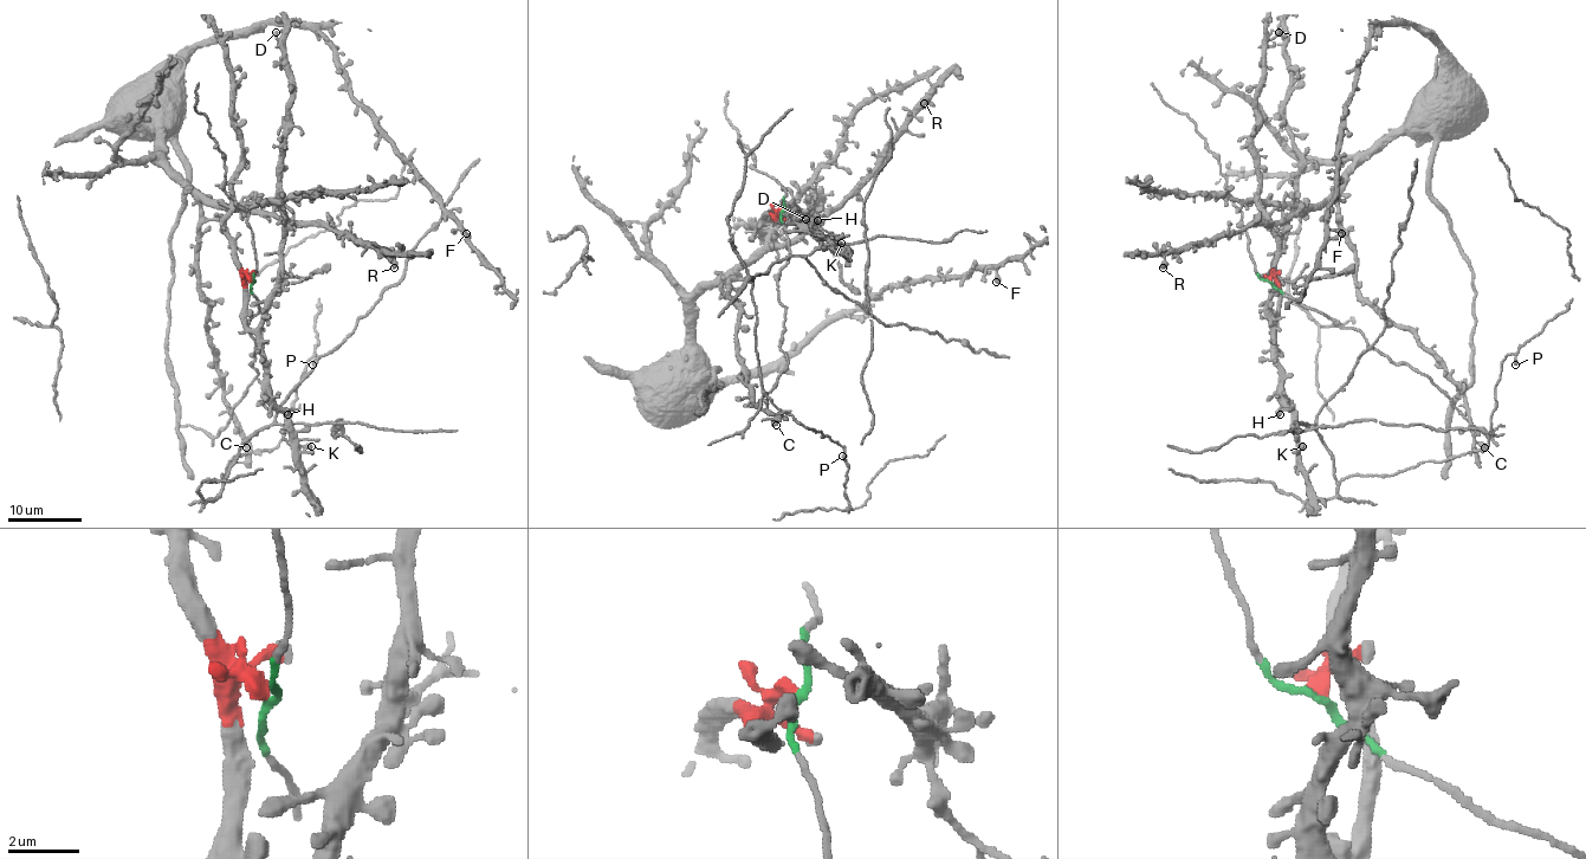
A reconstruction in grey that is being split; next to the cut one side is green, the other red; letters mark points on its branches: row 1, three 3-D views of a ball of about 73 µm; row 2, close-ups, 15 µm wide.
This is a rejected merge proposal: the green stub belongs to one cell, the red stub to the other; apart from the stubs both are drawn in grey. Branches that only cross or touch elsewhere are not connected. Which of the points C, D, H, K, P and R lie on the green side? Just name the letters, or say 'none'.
C, P, R

